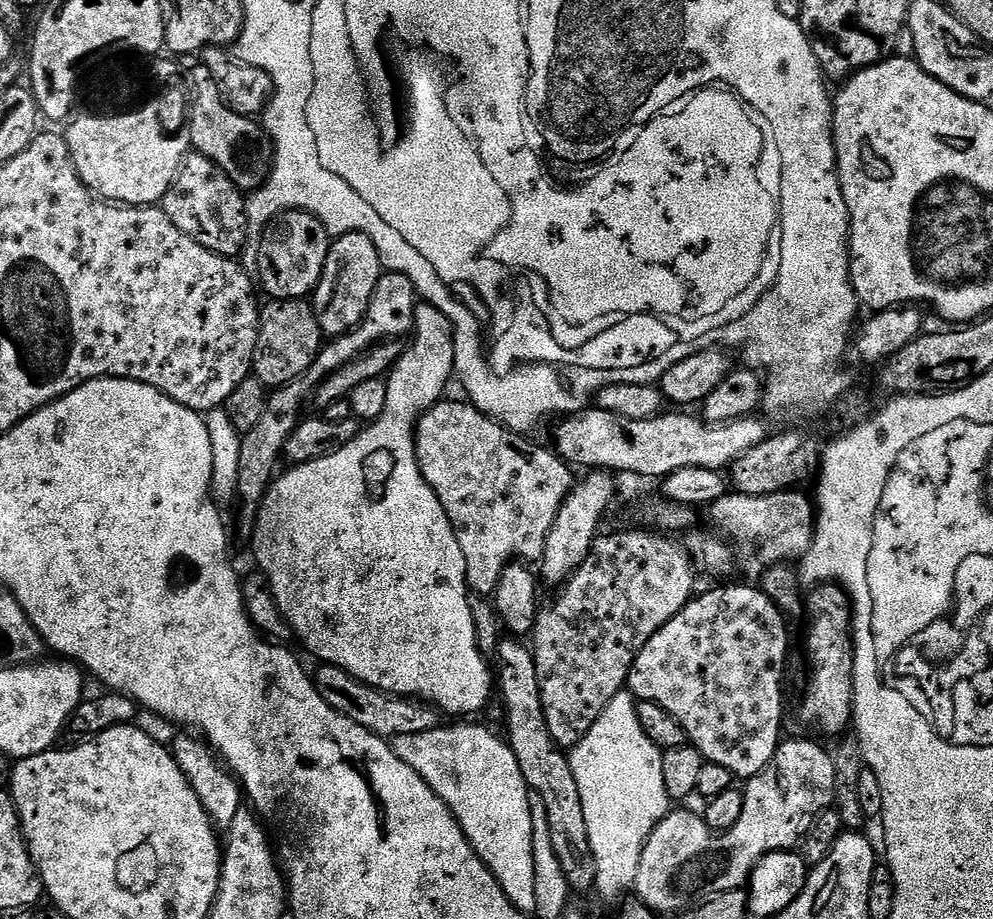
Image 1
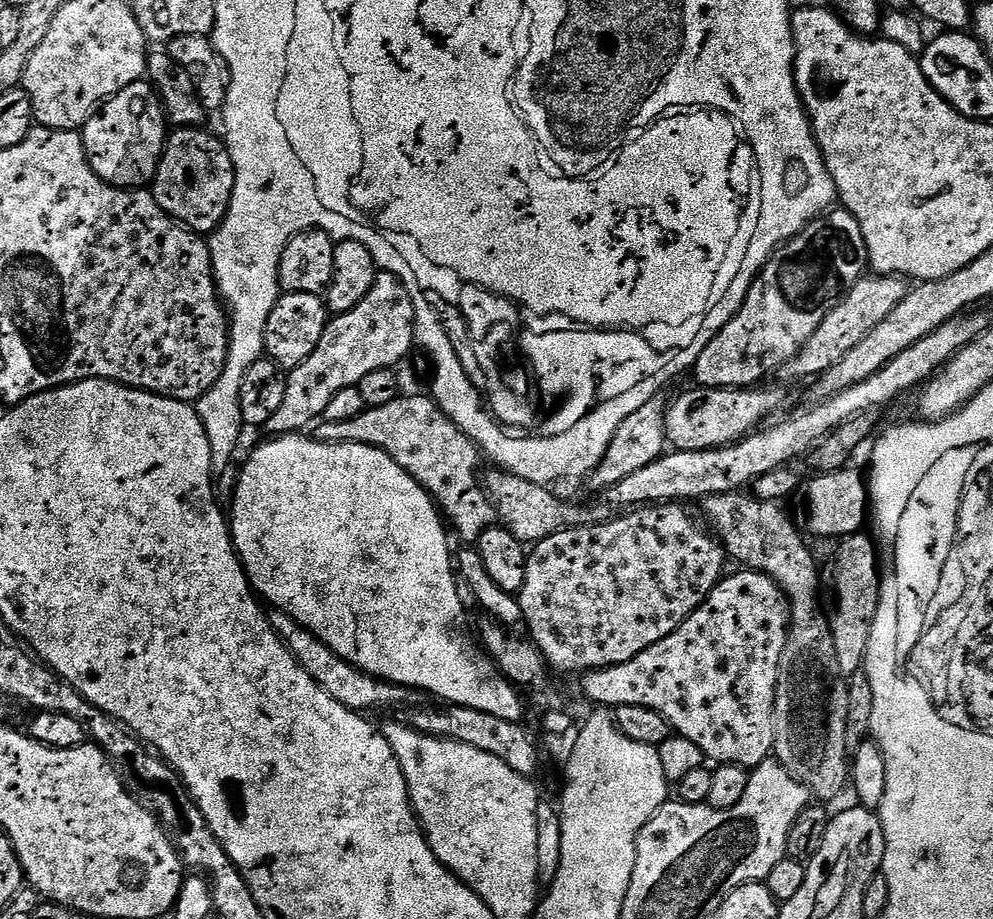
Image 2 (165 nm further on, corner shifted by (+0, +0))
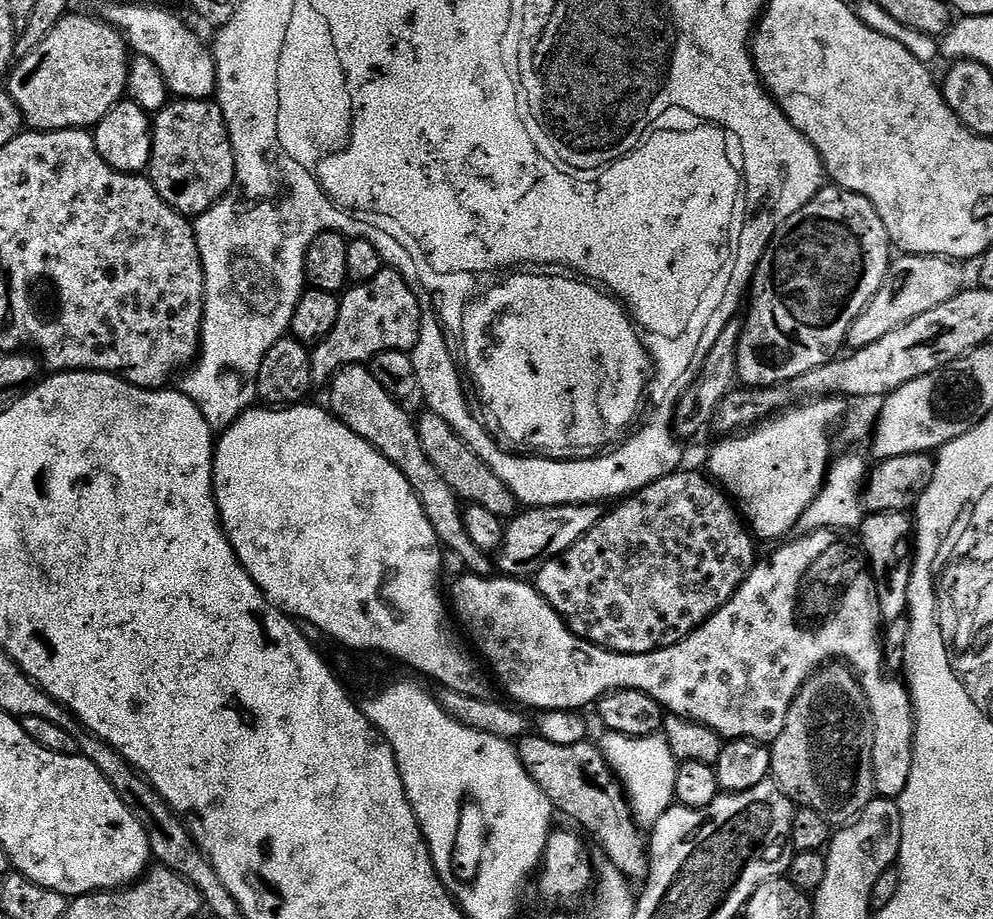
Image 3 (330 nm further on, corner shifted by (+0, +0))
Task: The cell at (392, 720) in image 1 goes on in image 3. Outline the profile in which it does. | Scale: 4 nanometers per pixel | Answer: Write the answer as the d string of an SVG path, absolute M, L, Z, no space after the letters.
M525 734L518 741L518 751L526 774L530 774L542 794L550 798L553 809L581 824L602 848L605 859L623 873L625 879L634 882L646 880L648 851L645 833L643 836L626 793L599 747L592 742L558 746L545 736Z

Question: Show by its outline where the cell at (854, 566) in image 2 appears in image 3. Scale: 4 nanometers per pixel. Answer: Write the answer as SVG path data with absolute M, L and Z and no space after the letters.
M873 511L865 515L858 529L858 539L868 557L872 576L876 580L876 593L880 614L885 621L896 620L908 610L908 594L914 583L914 520L903 512Z

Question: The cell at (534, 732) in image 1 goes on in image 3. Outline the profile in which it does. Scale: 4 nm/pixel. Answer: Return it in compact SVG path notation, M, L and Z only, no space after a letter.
M347 364L342 366L333 374L326 391L328 391L328 401L326 401L326 404L332 415L337 416L346 426L350 426L350 430L354 430L354 434L358 434L363 440L370 442L378 451L384 453L385 456L389 458L394 457L396 468L404 475L406 482L410 482L418 502L422 502L422 510L426 514L426 518L430 518L430 526L434 526L434 534L439 538L441 545L447 551L458 554L458 558L462 558L465 569L471 575L493 575L493 557L478 546L474 546L474 541L470 539L470 534L466 534L462 501L460 497L454 494L454 490L450 490L450 486L446 484L446 478L442 478L442 474L434 468L434 462L430 462L430 458L426 458L426 450L422 450L422 442L418 438L416 420L413 417L408 417L408 412L404 409L407 407L401 401L394 399L390 394L386 394L386 390L382 390L382 385L374 379L374 374L370 374L370 370L364 364Z

